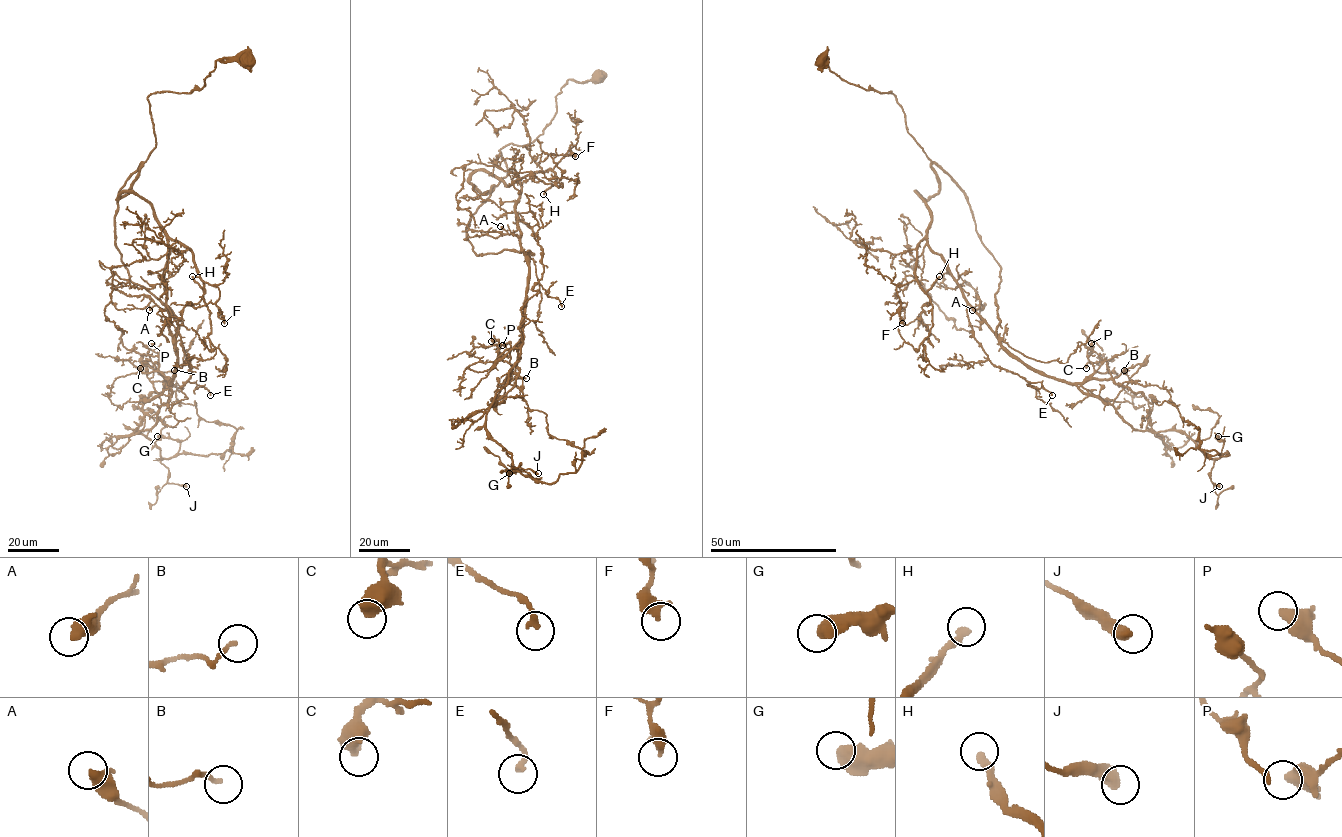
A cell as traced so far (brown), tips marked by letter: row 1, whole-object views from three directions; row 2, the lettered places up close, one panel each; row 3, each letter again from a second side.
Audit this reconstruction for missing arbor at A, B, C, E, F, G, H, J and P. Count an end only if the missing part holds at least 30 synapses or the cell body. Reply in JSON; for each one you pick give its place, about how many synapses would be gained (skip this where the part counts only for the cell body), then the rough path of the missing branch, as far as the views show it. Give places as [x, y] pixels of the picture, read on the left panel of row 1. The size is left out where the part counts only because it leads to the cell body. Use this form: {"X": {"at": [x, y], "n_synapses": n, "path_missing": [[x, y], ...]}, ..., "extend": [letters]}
{"H": {"at": [192, 276], "n_synapses": 190, "path_missing": [[192, 276], [201, 275], [207, 284], [198, 299], [191, 303], [179, 293], [179, 306], [165, 315], [159, 313]]}, "extend": ["H"]}

